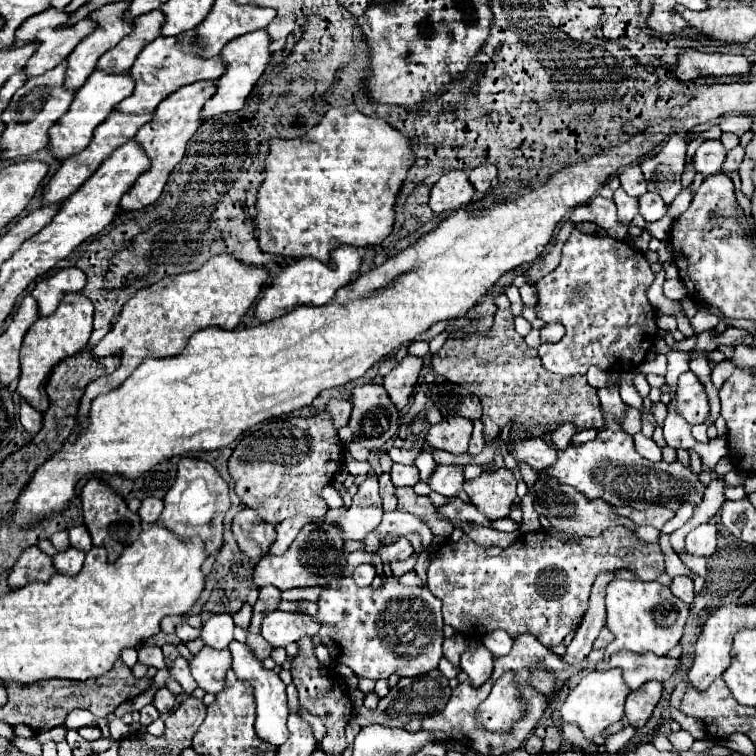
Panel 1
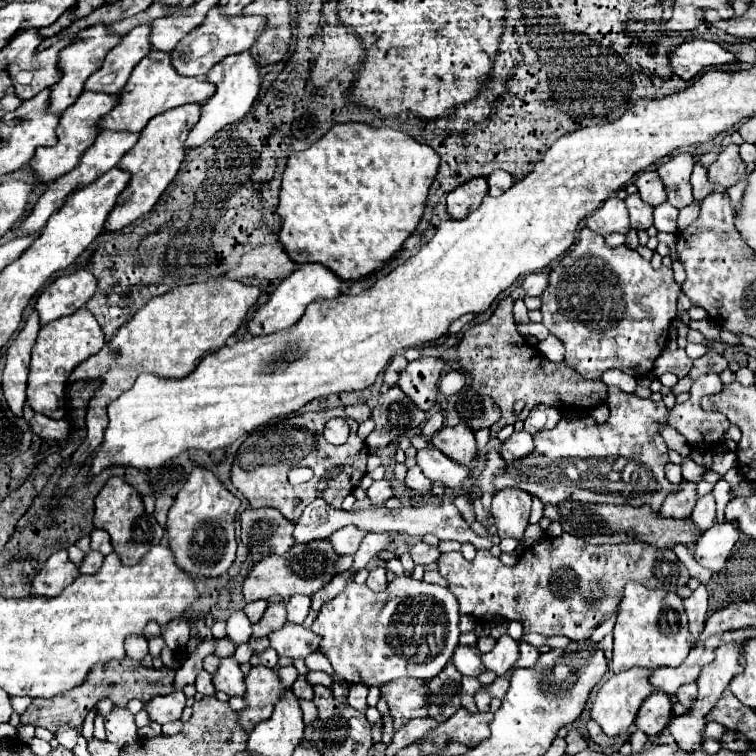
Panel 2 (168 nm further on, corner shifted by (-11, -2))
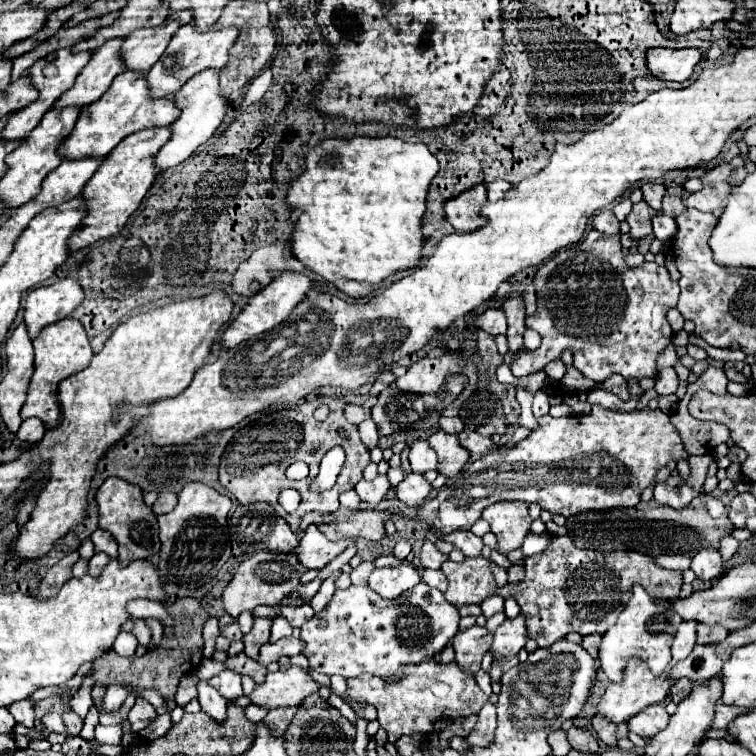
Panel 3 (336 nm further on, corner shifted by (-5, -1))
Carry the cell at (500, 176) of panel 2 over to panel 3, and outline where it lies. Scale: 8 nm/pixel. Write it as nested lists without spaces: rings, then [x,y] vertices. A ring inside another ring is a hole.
[[[493,180],[493,182],[489,182],[487,184],[487,194],[489,194],[489,200],[491,202],[497,202],[501,196],[505,196],[505,192],[509,190],[511,186],[505,182],[505,180]]]

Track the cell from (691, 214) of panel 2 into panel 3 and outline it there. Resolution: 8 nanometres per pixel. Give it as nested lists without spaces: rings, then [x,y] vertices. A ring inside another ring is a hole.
[[[735,156],[731,162],[707,170],[703,176],[703,188],[689,194],[685,200],[687,208],[697,208],[701,212],[721,212],[729,200],[731,186],[741,182],[747,176],[741,156]]]

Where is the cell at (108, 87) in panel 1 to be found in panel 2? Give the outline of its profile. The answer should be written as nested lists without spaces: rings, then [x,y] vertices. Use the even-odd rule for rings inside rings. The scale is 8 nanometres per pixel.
[[[85,91],[85,93],[79,95],[79,99],[67,111],[63,111],[59,115],[59,123],[57,123],[57,143],[53,147],[39,147],[39,149],[35,149],[35,155],[29,161],[31,171],[39,177],[41,183],[55,181],[61,175],[69,173],[77,165],[77,161],[81,159],[83,151],[93,145],[95,135],[99,133],[99,129],[97,129],[99,117],[103,117],[105,113],[109,113],[109,109],[115,107],[115,105],[117,105],[117,97],[115,95]]]

